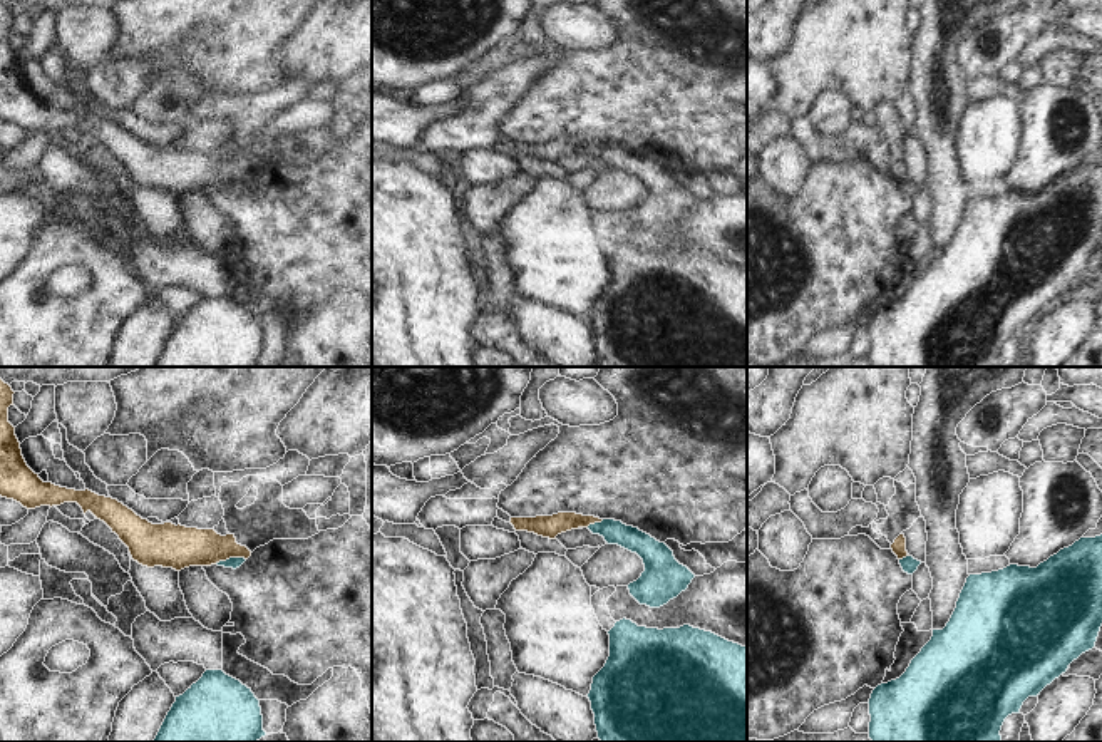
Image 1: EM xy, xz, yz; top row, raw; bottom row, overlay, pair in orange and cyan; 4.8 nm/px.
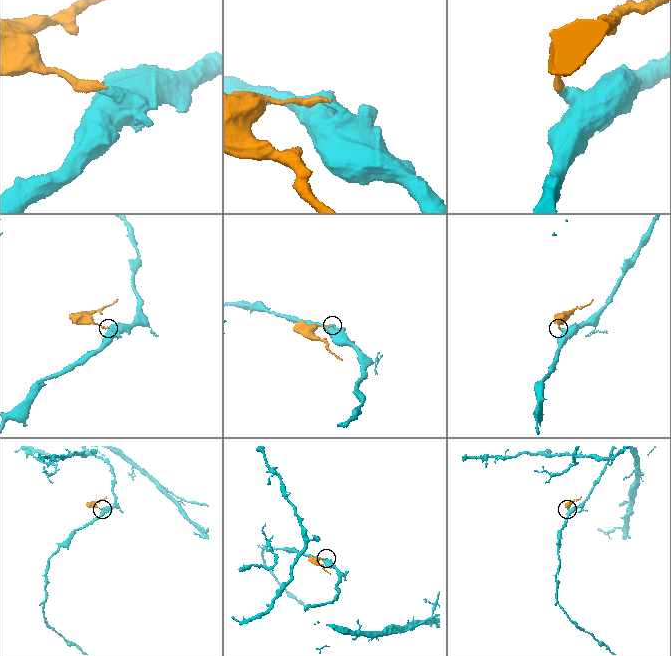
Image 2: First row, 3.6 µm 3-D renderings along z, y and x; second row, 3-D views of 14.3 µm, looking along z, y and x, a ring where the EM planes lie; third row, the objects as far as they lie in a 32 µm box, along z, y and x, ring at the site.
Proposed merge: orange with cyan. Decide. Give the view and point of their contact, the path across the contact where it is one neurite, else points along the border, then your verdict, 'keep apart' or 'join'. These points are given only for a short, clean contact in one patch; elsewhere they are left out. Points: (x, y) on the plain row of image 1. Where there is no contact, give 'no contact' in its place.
contact xy (230, 181); border xy (245, 183), (226, 183), (215, 188); keep apart

